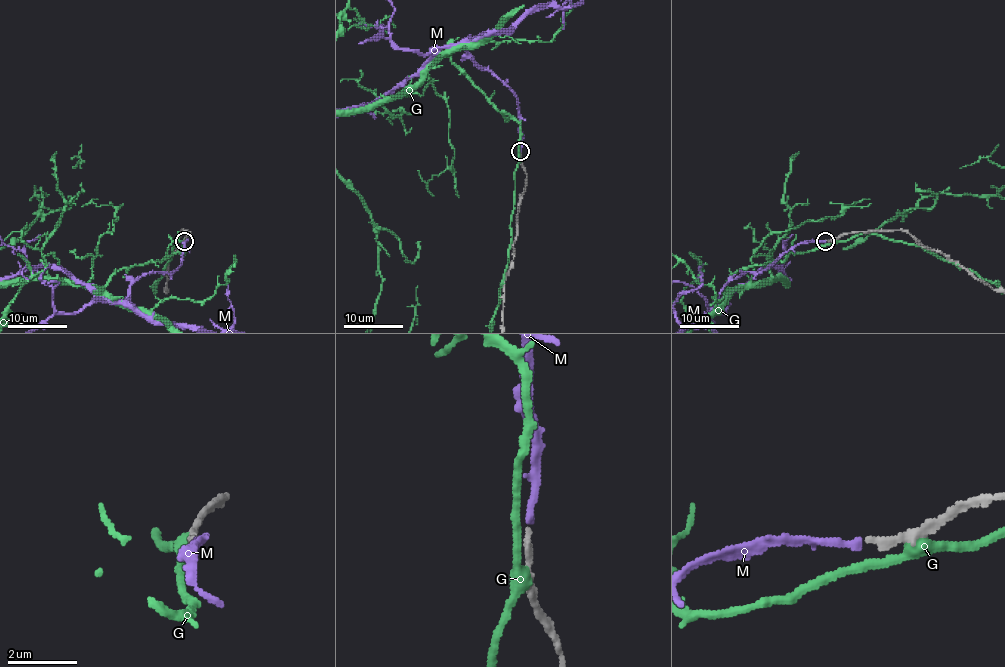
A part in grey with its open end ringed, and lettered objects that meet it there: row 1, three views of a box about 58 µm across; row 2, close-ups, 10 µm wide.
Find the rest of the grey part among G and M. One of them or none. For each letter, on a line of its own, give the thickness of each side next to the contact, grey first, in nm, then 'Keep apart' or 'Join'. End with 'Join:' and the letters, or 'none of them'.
G: Thickness 200 nm (grey) against 360 nm. Keep apart
M: Thickness 190 nm (grey) against 200 nm. Join
Join: M

